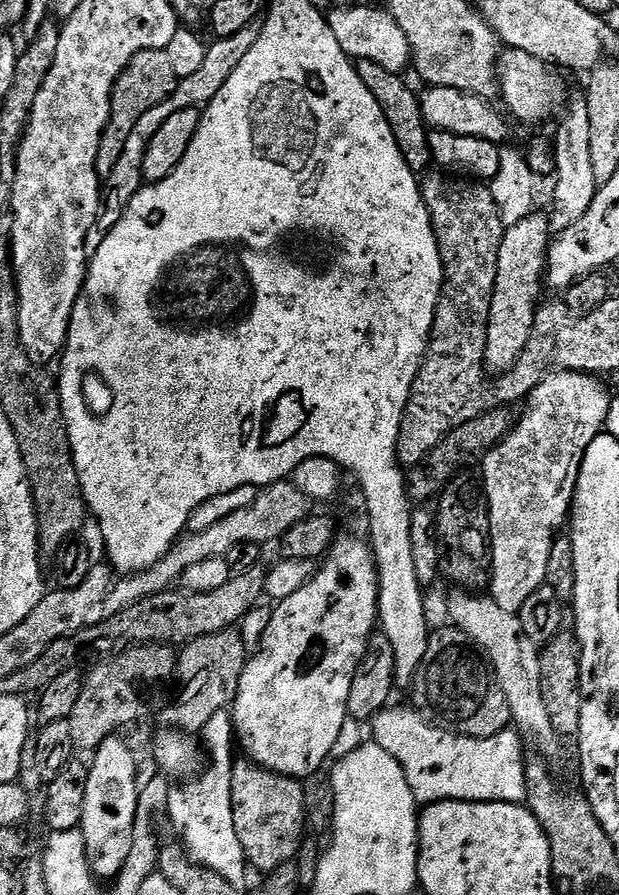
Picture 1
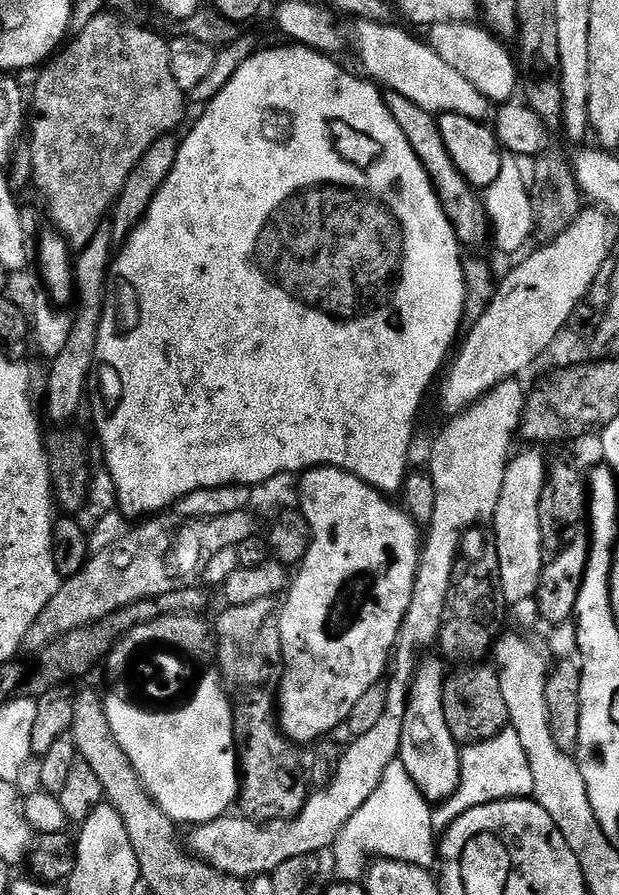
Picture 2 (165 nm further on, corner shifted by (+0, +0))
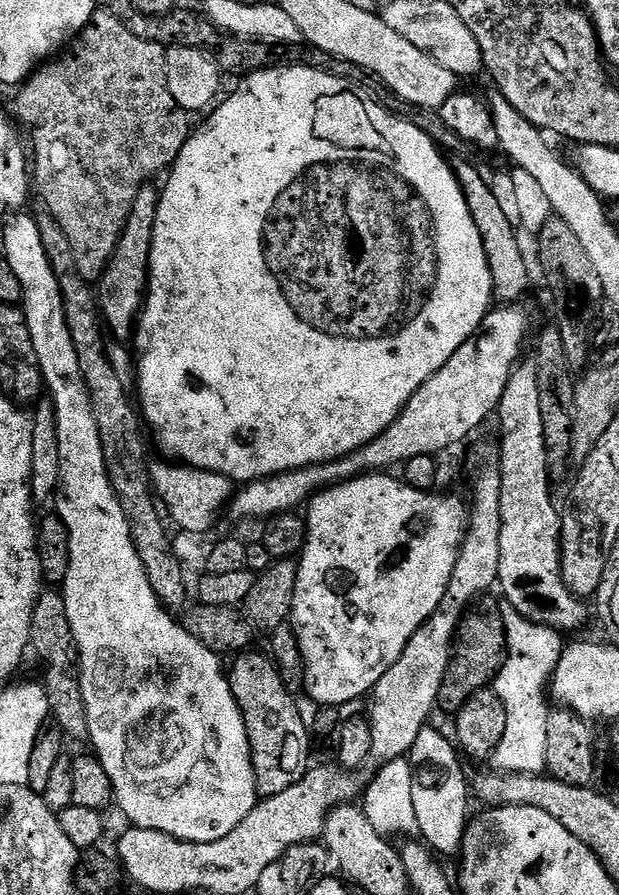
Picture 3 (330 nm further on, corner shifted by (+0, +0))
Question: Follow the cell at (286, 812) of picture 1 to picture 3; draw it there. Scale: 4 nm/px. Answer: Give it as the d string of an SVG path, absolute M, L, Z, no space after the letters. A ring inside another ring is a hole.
M245 650L235 657L227 673L228 685L234 694L234 702L238 702L238 710L242 714L242 722L246 726L246 734L252 751L252 765L256 779L256 791L261 797L277 796L282 790L290 790L308 772L310 767L310 728L304 724L304 716L296 705L297 697L288 688L285 673L271 655Z

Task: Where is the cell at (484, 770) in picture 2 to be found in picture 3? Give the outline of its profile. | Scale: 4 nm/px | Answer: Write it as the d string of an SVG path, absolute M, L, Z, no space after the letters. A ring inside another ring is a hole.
M504 606L500 612L508 632L508 651L502 670L495 678L494 691L506 706L506 734L502 734L502 742L498 742L493 750L490 764L503 774L540 774L546 768L546 722L550 711L546 689L566 647L566 640L553 628L522 618L518 610Z

